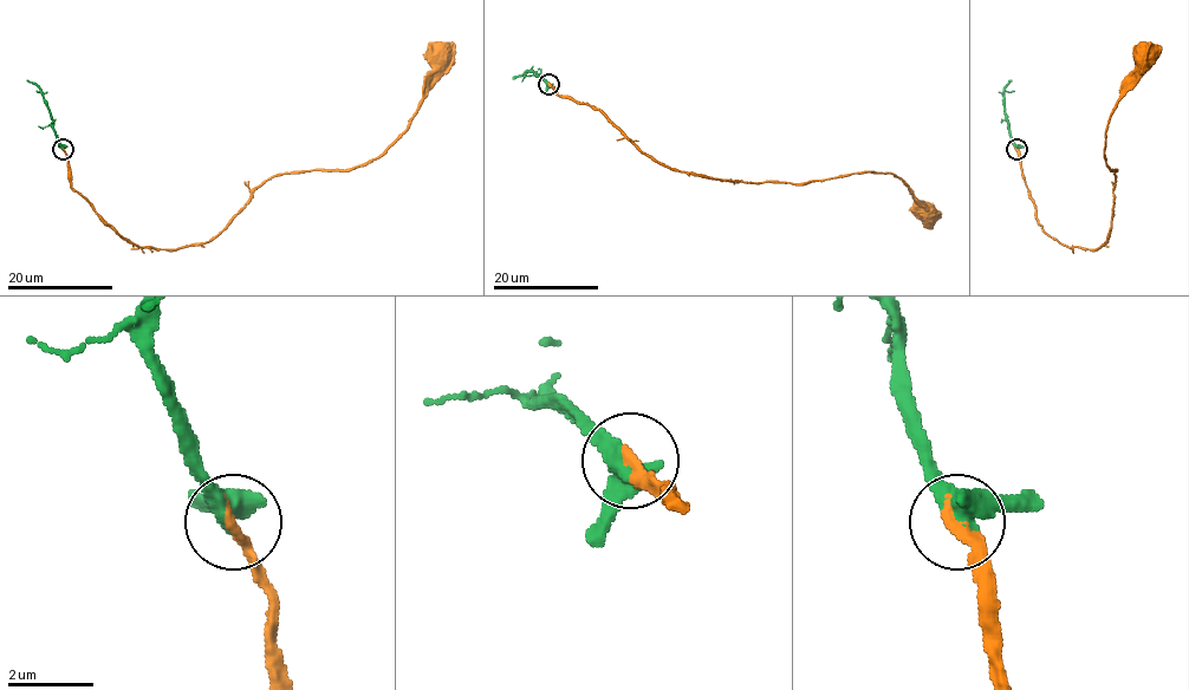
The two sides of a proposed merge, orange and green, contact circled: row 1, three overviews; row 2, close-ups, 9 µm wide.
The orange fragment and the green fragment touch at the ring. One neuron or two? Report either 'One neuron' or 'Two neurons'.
One neuron

